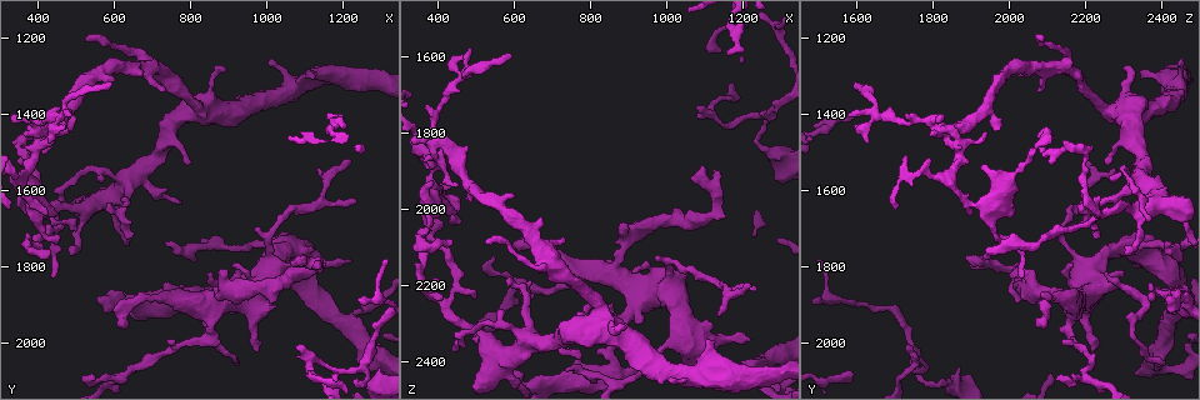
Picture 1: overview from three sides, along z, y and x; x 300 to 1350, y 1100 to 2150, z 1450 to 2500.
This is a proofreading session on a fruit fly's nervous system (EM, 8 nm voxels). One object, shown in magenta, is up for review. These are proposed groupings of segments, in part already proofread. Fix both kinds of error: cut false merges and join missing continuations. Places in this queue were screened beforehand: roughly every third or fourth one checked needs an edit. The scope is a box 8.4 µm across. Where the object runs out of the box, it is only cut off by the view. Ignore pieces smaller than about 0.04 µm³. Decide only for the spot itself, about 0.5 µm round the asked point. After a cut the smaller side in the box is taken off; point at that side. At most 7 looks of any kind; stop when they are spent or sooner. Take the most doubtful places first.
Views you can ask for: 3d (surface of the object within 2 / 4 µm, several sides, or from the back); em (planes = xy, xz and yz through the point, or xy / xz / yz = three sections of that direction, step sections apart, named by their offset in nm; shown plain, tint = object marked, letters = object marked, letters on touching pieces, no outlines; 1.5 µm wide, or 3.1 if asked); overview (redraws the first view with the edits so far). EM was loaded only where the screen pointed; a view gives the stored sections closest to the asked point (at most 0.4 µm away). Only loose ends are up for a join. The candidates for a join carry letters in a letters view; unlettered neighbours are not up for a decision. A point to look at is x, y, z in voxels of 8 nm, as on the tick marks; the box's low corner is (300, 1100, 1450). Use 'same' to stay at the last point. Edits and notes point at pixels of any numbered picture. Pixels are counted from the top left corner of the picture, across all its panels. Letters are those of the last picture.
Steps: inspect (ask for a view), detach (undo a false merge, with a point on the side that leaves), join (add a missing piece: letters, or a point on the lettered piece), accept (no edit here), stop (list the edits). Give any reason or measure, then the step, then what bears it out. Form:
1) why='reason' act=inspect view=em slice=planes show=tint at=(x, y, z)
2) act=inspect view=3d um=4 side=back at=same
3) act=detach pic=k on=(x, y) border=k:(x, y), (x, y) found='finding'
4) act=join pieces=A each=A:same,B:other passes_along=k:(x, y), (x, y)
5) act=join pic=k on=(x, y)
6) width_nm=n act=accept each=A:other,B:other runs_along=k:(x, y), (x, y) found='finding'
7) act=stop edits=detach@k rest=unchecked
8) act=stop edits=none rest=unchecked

why='arms part here' act=inspect view=3d um=2 side=back at=(425, 1445, 1840)

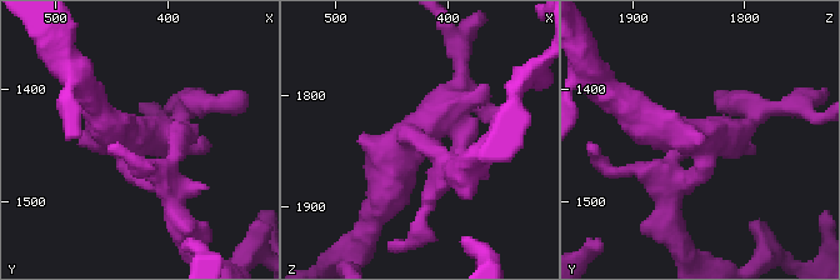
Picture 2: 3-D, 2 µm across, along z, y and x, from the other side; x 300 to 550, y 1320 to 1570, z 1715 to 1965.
why='shape alone is not enough' act=inspect view=em slice=planes show=letters at=(430, 1450, 1838)

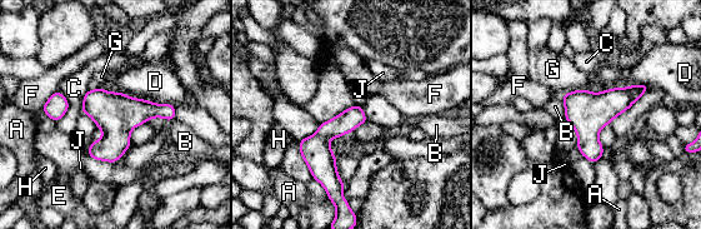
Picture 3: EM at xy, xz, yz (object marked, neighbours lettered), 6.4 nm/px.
act=accept each=A:other,B:other,C:other,D:other,E:other,F:other,G:other,H:other,J:other border=3:(174, 120), (150, 118), (146, 122) found='continuous, no second neuron'

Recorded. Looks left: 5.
why='thin end' act=inspect view=em slice=planes show=letters at=(585, 1315, 1595)

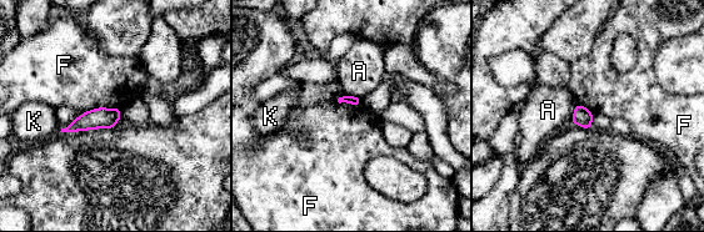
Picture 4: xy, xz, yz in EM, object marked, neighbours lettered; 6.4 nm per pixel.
act=accept each=A:other,F:other,K:other border=4:(120, 109), (95, 107), (84, 112) found='no lettered piece goes on from it'

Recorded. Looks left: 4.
why='free end' act=inspect view=3d um=2 at=(1105, 1290, 2345)

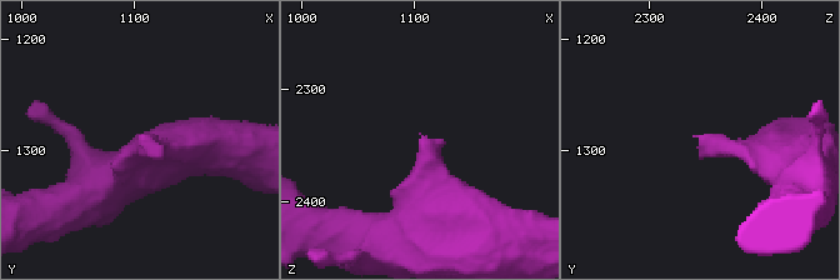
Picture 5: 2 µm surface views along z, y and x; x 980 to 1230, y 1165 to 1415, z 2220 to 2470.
act=inspect view=em slice=xy step=8 show=letters at=(1106, 1288, 2342)

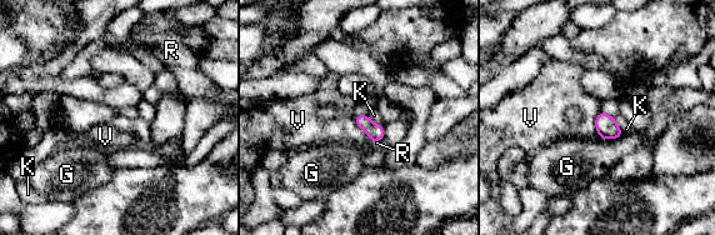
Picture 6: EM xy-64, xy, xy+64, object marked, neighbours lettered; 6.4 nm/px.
act=inspect view=em slice=xz step=4 show=letters at=same

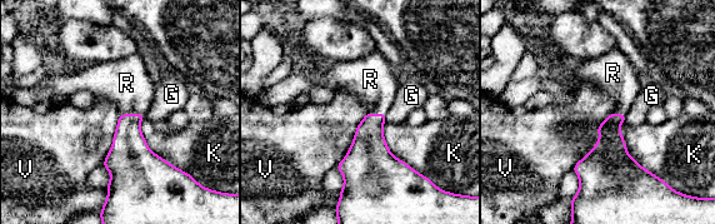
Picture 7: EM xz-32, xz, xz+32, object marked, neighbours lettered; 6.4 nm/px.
act=join pieces=R each=G:other,K:other,R:same,V:other found='the neuron continues'

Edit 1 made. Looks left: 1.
act=stop edits=join@7 rest=unchecked

